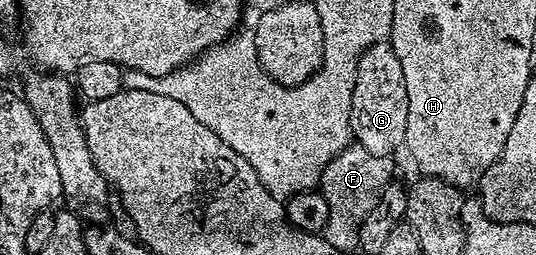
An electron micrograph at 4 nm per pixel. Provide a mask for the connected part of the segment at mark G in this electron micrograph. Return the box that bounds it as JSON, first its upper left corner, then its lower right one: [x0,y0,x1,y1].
[349,44,407,158]

